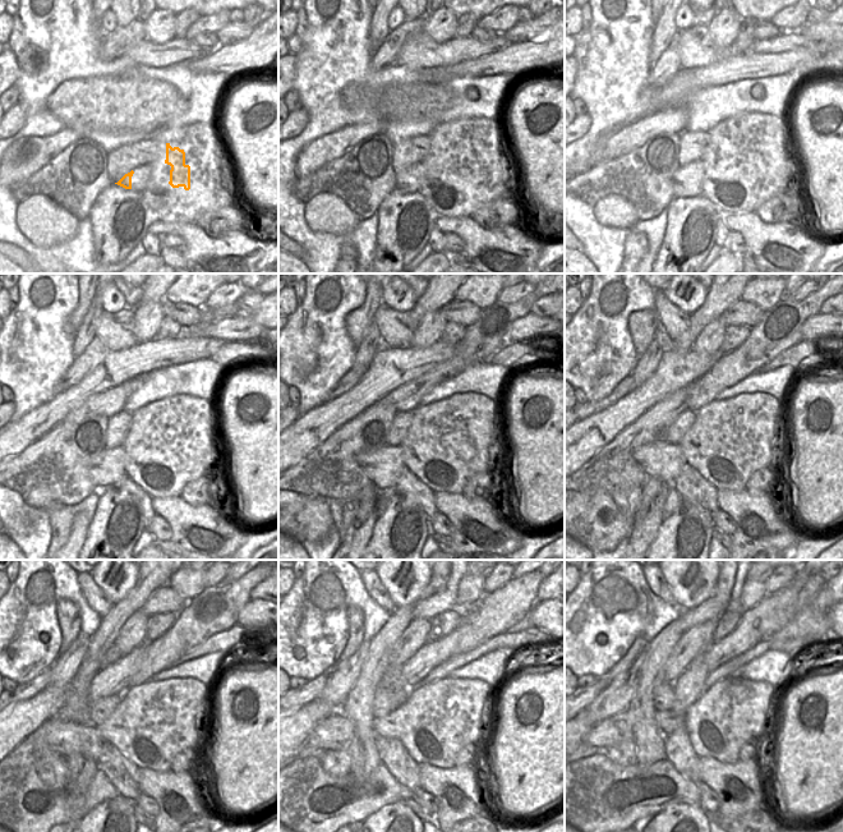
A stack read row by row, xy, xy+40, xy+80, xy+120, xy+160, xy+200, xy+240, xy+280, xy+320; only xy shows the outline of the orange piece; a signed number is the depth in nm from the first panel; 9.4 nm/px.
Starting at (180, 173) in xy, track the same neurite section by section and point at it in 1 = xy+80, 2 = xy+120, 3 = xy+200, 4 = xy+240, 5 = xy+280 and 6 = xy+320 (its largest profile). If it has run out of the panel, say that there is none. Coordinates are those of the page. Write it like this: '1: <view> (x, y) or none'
1: xy+80 (751, 169)
2: xy+120 (179, 455)
3: xy+200 (751, 455)
4: xy+240 (179, 740)
5: xy+280 (464, 736)
6: xy+320 (700, 727)

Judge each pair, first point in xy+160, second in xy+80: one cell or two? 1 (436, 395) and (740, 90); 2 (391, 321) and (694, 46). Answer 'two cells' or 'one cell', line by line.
1: two cells
2: one cell

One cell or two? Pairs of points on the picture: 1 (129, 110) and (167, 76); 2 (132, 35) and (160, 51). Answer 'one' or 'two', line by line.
1: two
2: two

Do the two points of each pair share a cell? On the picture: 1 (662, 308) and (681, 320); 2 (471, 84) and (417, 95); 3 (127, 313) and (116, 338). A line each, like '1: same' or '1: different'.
1: same
2: different
3: same

